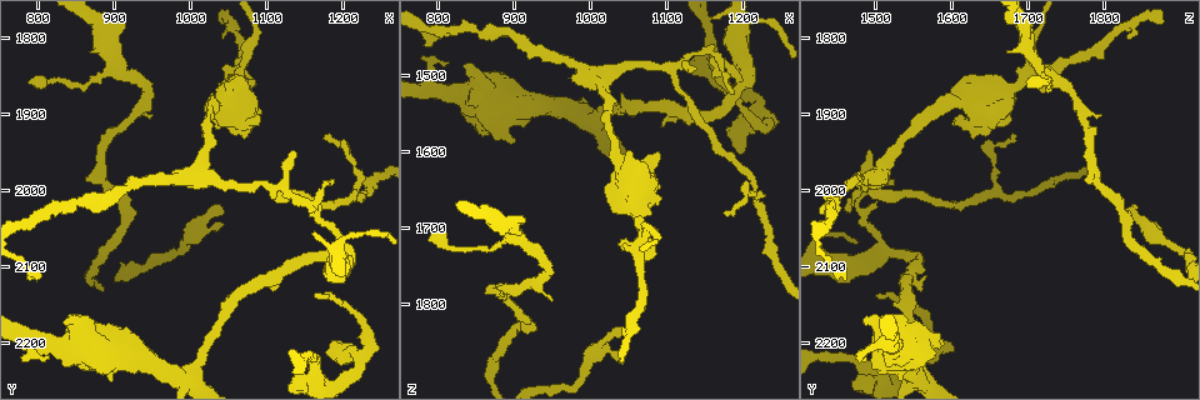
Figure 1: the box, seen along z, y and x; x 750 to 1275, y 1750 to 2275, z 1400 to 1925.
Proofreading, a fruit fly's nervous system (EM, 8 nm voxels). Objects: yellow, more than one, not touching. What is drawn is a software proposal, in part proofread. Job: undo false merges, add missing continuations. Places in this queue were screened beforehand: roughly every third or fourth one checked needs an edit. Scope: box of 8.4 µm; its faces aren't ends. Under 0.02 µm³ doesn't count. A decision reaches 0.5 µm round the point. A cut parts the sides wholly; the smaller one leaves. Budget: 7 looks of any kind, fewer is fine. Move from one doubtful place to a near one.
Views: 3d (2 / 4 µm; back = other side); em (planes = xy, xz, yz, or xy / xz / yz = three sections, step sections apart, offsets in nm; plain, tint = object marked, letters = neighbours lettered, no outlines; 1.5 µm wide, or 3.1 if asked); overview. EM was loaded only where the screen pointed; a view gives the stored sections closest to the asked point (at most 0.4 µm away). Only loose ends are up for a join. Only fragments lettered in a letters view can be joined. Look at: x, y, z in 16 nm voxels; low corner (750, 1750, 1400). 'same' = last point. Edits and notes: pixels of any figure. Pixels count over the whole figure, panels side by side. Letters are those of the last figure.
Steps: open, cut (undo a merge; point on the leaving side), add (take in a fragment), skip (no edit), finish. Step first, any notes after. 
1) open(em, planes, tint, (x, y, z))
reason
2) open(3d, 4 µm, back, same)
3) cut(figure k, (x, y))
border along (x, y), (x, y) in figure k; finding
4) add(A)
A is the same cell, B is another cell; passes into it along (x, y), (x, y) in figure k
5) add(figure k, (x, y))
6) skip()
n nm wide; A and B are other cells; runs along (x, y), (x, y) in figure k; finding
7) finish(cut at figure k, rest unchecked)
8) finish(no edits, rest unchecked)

open(3d, 4 µm, (1015, 1980, 1505))

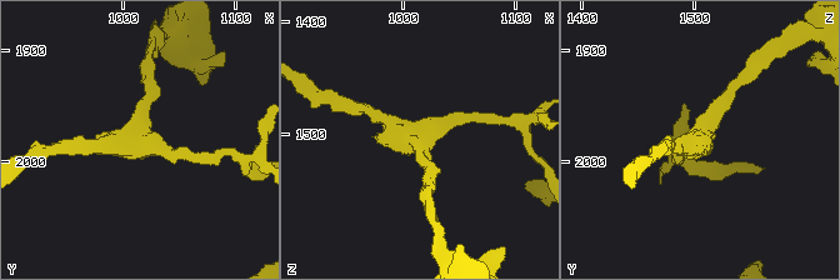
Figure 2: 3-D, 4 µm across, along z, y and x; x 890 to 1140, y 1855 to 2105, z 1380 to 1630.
open(em, xz, step 8, plain, (1014, 1982, 1506))
3 arms; shape alone is not enough

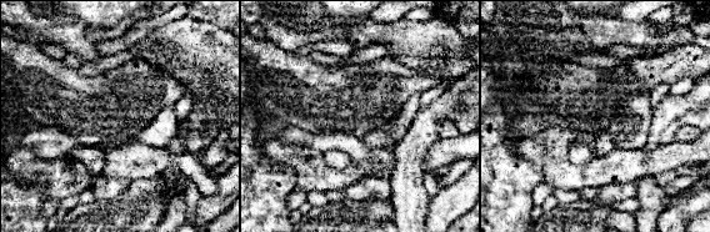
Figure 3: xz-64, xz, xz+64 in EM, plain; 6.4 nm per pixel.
open(em, xz, step 8, letters, same)

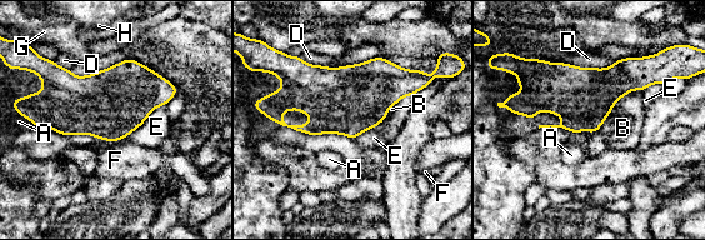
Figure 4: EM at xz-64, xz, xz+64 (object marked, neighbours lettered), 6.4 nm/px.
skip()
240 nm wide; A, B, D, E, F, G and H are other cells; border along (165, 104), (156, 108), (124, 138) in figure 4; all the same neuron

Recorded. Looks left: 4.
open(em, planes, letters, (900, 1835, 1710))
arms part here

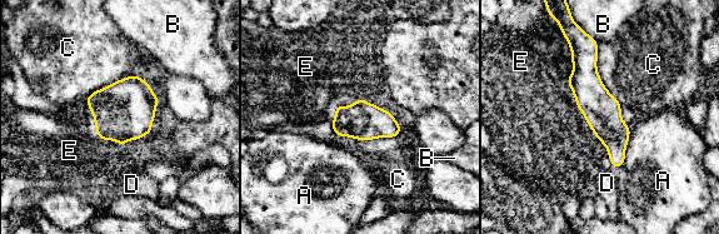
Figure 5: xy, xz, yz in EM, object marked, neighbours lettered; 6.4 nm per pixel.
skip()
C touches over 460 nm; A, B, C, D and E are other cells; runs along (589, 45), (588, 90), (618, 164) in figure 5; one neuron here

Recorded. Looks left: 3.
open(em, planes, letters, (1045, 2050, 1865))
thin end

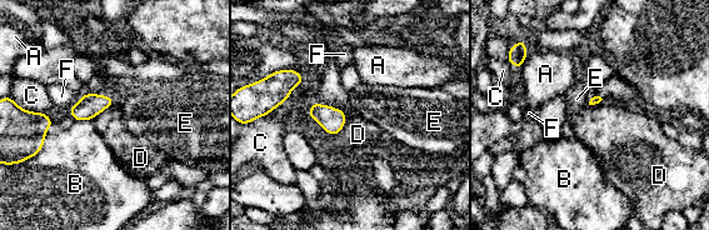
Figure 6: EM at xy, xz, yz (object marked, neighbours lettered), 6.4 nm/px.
skip()
A, B, C, D, E and F are other cells; border along (316, 101), (344, 113), (340, 133) in figure 6; no lettered fragment goes on from it

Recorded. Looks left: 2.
finish(no edits, rest unchecked)

